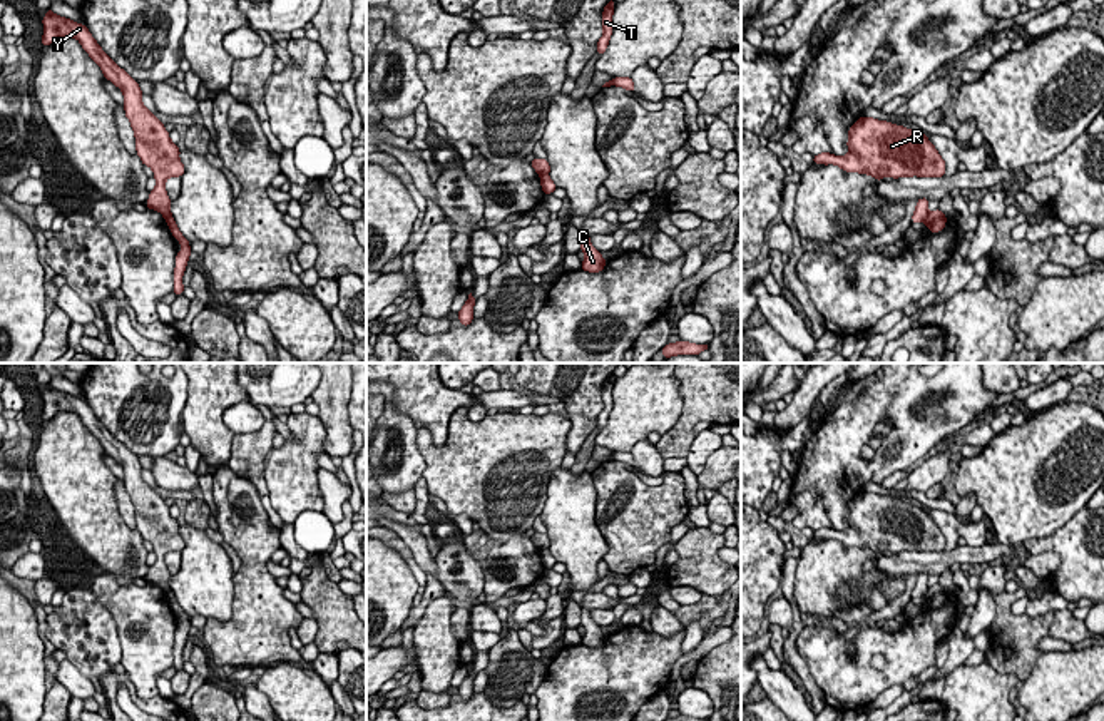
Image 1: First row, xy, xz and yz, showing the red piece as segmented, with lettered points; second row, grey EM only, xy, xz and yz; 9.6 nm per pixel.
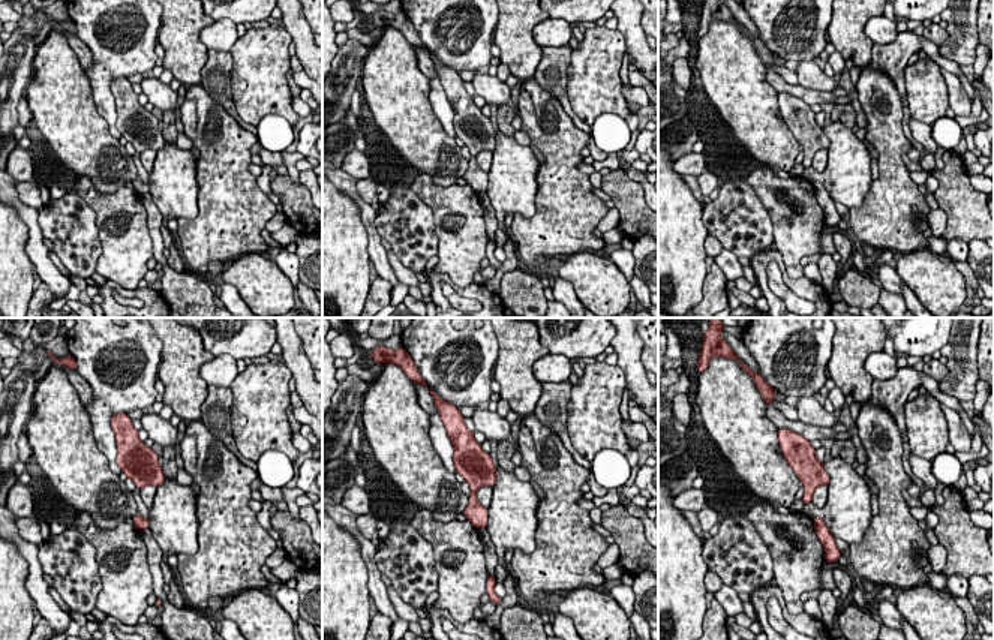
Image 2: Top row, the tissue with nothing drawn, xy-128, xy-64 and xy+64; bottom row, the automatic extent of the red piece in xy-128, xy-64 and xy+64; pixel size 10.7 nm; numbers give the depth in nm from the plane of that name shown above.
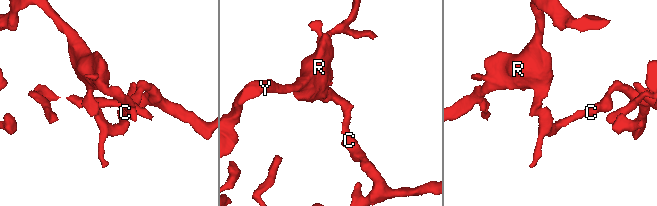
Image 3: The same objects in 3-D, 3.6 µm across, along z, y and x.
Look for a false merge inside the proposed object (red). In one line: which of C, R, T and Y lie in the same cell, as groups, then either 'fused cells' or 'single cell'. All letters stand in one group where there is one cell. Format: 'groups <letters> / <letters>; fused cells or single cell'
groups C / R T Y; fused cells

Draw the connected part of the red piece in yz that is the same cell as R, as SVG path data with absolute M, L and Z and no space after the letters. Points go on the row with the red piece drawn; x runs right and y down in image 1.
M860 117L848 129L846 156L821 152L815 164L835 164L845 172L898 177L942 177L945 161L925 134L873 117Z

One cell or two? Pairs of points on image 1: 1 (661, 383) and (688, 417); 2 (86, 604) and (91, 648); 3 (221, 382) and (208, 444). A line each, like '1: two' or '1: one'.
1: two
2: one
3: one

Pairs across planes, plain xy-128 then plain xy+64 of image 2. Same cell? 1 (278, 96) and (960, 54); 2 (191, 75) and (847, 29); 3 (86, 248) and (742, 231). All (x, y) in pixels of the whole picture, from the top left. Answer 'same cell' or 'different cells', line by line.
1: different cells
2: same cell
3: same cell

